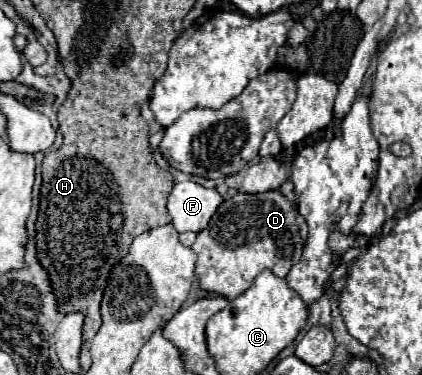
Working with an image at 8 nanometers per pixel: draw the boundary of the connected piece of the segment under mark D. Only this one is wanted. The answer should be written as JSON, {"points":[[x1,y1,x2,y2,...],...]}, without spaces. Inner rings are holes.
{"points":[[279,190,263,194,239,192,219,206,215,218,209,222,207,230,197,234,191,248,197,254,195,274,201,288,233,300,251,288,261,270,287,276,291,266,299,262,303,242,299,236,297,208]]}

